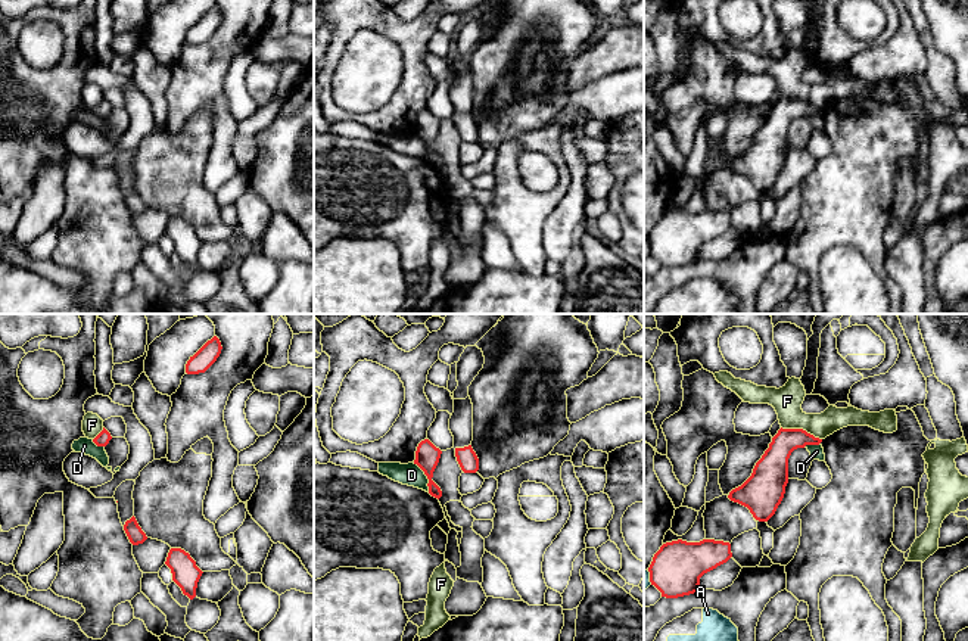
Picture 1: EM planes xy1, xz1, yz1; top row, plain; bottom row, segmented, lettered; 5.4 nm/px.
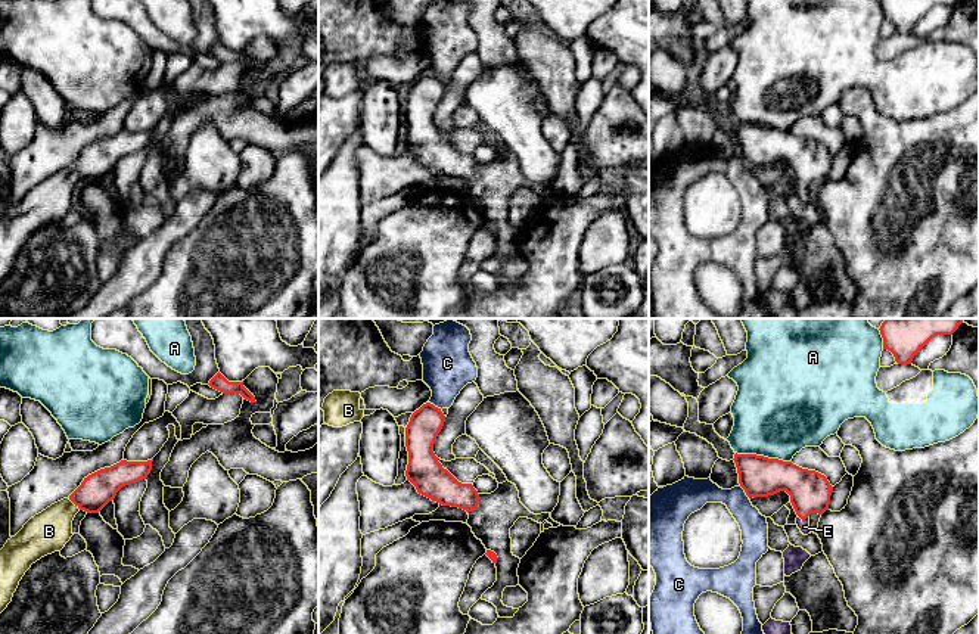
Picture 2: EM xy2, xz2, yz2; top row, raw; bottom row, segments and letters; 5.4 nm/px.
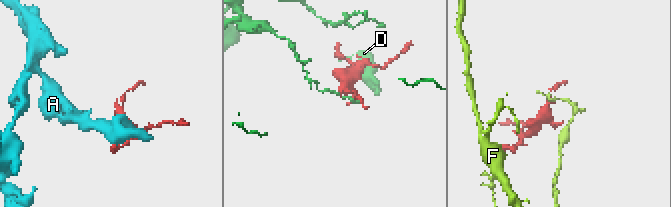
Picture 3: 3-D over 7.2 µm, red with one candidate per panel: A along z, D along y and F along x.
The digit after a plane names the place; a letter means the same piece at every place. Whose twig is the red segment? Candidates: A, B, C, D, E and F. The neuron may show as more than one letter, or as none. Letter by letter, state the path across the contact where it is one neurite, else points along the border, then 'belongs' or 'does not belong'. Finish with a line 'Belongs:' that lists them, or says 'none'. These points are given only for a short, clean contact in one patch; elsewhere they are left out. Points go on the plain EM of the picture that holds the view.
A: does not belong
B: way xy2 (99, 158), (92, 165), (74, 173), (49, 201); belongs
C: border xz2 (429, 71), (441, 78); does not belong
D: border xz1 (413, 133), (426, 146), (429, 161); does not belong
E: way yz2 (810, 161), (804, 173), (802, 189), (804, 196); belongs
F: border yz1 (781, 96), (803, 99), (821, 109); does not belong
Belongs: B, E

